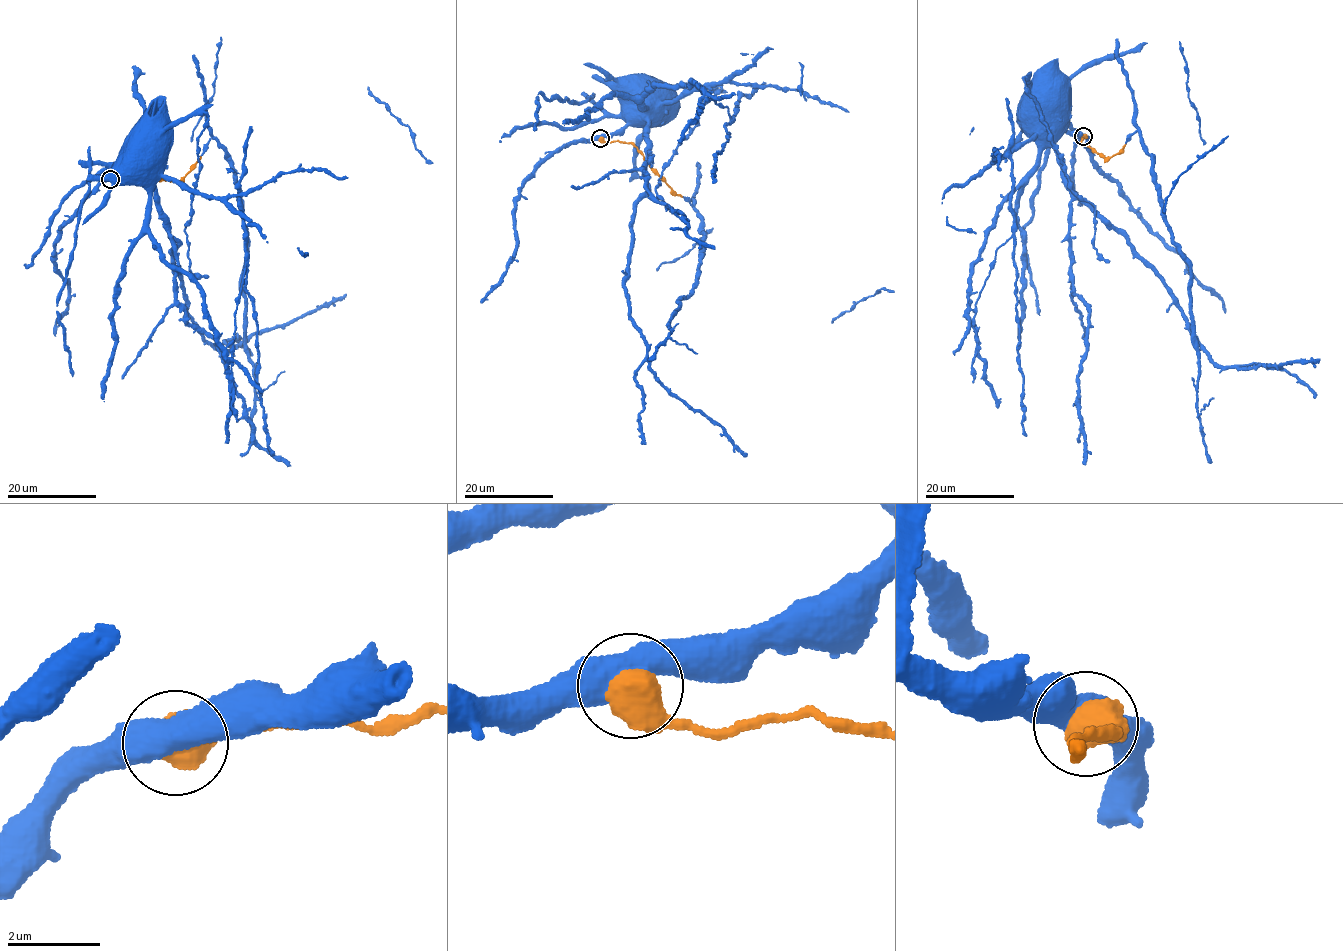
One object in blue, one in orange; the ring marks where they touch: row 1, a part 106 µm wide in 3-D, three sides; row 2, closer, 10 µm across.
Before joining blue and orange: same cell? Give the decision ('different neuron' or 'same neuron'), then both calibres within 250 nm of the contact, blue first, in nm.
same neuron | 550/750 nm

